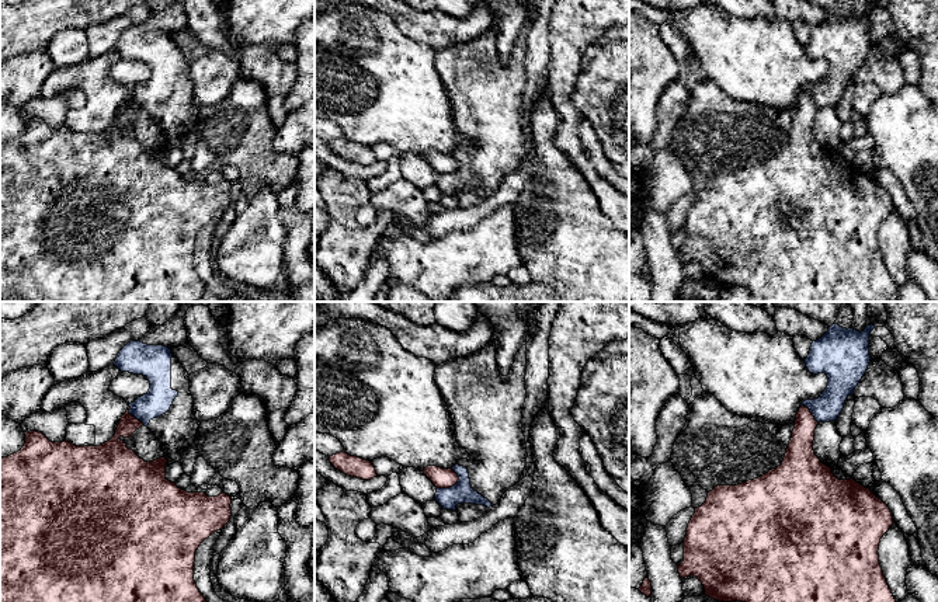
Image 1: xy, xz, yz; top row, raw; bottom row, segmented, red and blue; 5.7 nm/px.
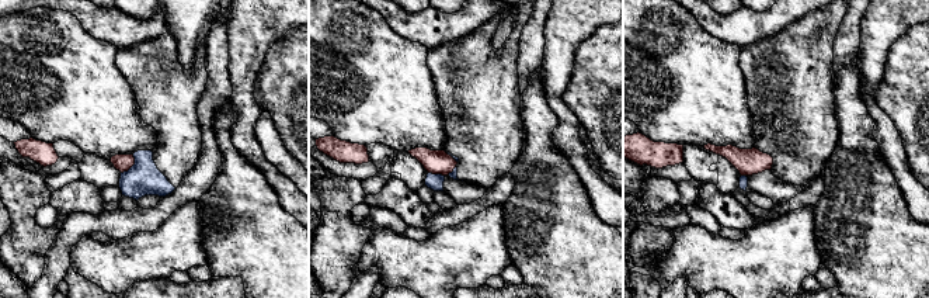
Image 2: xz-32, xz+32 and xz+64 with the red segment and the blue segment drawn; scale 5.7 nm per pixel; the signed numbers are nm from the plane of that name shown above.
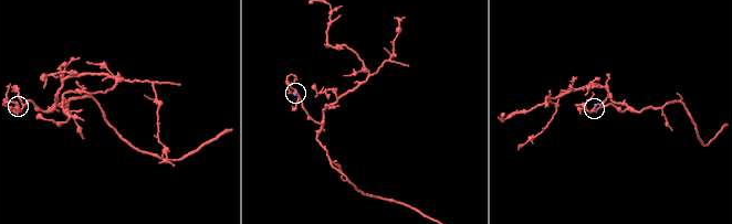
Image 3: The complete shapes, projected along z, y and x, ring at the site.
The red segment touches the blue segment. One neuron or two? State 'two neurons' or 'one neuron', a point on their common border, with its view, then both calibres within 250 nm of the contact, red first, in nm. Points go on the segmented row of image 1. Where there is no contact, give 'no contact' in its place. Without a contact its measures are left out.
two neurons; meets red in xz at (450, 486); 110 nm thick on the red side, 120 nm on the other

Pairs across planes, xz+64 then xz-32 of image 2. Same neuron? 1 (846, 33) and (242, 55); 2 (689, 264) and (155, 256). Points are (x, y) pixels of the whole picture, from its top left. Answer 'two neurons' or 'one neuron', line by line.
1: two neurons
2: one neuron

